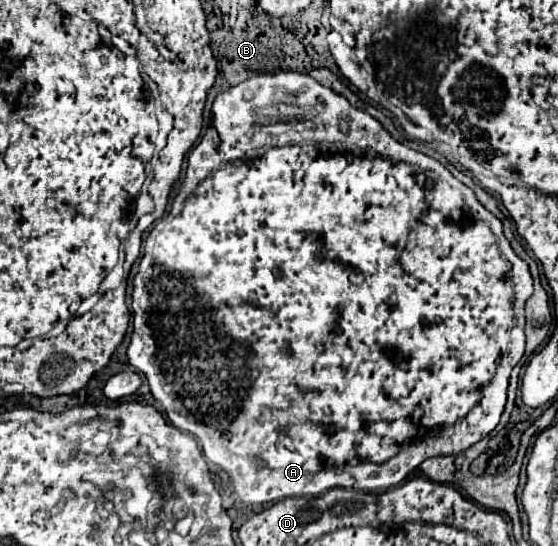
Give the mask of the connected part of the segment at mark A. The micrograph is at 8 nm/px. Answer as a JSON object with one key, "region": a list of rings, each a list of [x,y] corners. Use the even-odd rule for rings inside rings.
{"region":[[[266,73],[250,77],[214,99],[212,123],[206,129],[206,135],[188,153],[186,177],[174,197],[172,207],[182,207],[182,213],[178,213],[178,217],[170,217],[170,221],[166,221],[162,229],[158,229],[158,225],[154,223],[144,245],[144,253],[148,255],[142,257],[138,273],[134,277],[134,331],[128,345],[128,361],[146,375],[150,393],[154,395],[154,399],[162,403],[168,415],[166,419],[158,412],[156,423],[152,421],[154,413],[148,413],[150,421],[146,425],[152,427],[146,426],[146,431],[154,432],[155,426],[158,442],[160,439],[166,439],[168,423],[168,427],[178,427],[178,431],[192,437],[200,453],[204,451],[208,461],[212,461],[230,475],[232,487],[244,503],[276,503],[284,497],[320,495],[334,487],[356,489],[366,493],[386,491],[388,487],[402,483],[406,475],[414,471],[422,461],[430,457],[462,453],[464,449],[486,437],[498,425],[506,403],[510,371],[524,355],[526,345],[524,303],[534,291],[528,263],[514,253],[514,249],[502,233],[500,219],[496,219],[476,199],[470,187],[452,177],[450,171],[436,159],[398,143],[382,127],[378,119],[352,107],[342,95],[322,87],[310,75]],[[416,165],[438,173],[456,189],[452,189],[434,173],[418,169]]]}

